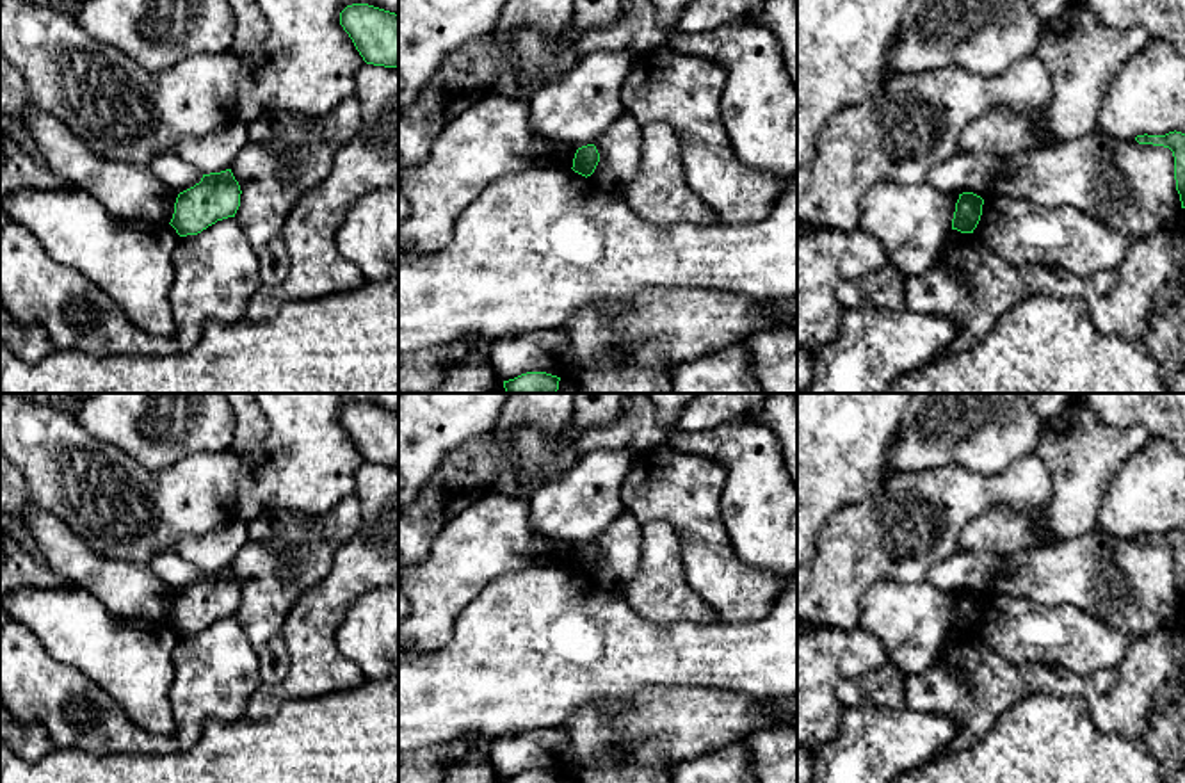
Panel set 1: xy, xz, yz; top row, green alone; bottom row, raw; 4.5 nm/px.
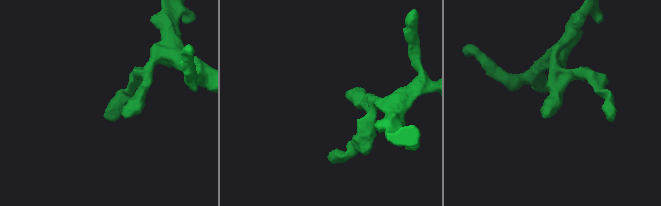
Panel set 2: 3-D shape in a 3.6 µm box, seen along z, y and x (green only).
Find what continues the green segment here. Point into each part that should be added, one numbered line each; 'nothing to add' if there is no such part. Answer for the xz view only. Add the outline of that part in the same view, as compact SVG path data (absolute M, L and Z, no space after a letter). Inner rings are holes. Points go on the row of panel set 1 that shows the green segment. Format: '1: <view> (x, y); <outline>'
nothing to add

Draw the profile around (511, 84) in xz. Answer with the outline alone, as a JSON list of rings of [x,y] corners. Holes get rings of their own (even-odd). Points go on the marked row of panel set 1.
[[[502,69],[489,93],[528,101],[541,85],[539,77],[532,73]]]

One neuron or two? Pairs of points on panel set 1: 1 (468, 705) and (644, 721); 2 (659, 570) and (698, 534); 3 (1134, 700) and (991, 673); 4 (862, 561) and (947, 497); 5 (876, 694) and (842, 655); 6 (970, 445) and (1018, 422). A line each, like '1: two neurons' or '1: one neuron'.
1: two neurons
2: two neurons
3: one neuron
4: one neuron
5: two neurons
6: one neuron

